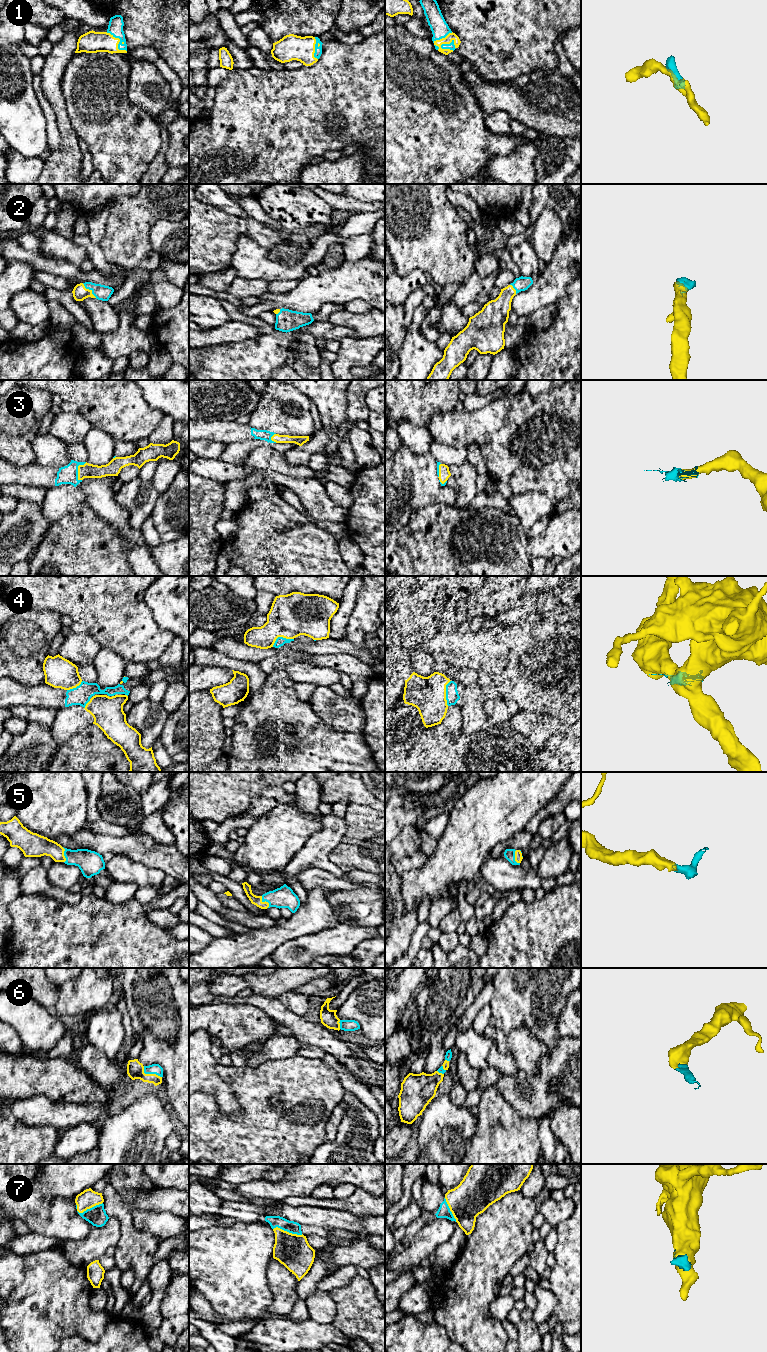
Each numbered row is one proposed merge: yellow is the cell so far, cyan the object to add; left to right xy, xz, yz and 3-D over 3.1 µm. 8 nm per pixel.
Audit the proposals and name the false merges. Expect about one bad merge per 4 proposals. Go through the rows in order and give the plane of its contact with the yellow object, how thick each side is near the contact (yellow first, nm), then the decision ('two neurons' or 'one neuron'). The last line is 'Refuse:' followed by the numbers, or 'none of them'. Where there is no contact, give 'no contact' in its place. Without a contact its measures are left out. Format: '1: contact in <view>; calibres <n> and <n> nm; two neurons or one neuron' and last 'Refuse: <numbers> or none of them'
1: contact in yz; calibres 70 and 60 nm; one neuron
2: contact in xy; calibres 120 and 120 nm; one neuron
3: contact in xy; calibres 120 and 150 nm; one neuron
4: contact in xz; calibres 340 and 80 nm; two neurons
5: contact in xz; calibres 80 and 170 nm; one neuron
6: contact in xy; calibres 140 and 80 nm; one neuron
7: contact in xz; calibres 280 and 100 nm; one neuron
Refuse: 4

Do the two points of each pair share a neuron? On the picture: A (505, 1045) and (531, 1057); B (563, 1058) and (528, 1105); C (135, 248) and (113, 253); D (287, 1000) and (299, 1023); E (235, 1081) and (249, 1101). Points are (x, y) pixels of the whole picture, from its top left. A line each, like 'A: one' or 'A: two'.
A: one
B: one
C: one
D: two
E: one

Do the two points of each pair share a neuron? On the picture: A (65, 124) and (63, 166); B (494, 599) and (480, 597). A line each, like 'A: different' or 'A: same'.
A: same
B: different

